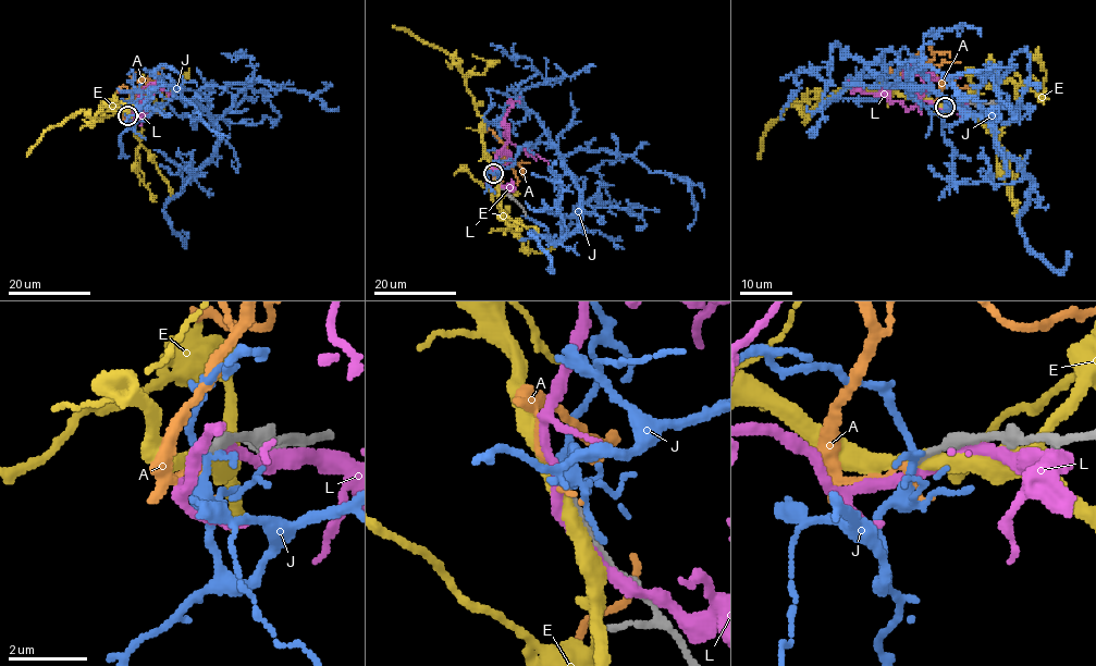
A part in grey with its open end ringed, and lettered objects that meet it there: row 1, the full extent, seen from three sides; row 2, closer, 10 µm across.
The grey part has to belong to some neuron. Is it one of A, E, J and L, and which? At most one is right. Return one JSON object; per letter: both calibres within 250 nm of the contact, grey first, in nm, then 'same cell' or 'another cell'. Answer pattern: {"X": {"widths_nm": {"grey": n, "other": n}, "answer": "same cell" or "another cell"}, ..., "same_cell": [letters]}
{"A": {"widths_nm": {"grey": 150, "other": 120}, "answer": "another cell"}, "E": {"widths_nm": {"grey": 280, "other": 360}, "answer": "another cell"}, "J": {"widths_nm": {"grey": 190, "other": 180}, "answer": "another cell"}, "L": {"widths_nm": {"grey": 160, "other": 240}, "answer": "another cell"}, "same_cell": []}

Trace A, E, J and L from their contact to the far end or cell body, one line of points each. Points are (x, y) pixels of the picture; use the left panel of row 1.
A: (128, 114), (125, 116), (126, 108), (139, 87), (138, 82), (140, 84), (128, 90), (121, 86), (118, 91)
E: (128, 113), (117, 107), (118, 102), (105, 100), (94, 121), (78, 111), (49, 126), (26, 157)
J: (128, 114), (134, 126), (185, 98), (213, 121), (217, 150), (168, 202), (164, 216), (184, 246), (181, 232)
L: (127, 115), (131, 111), (139, 118), (143, 111), (137, 96), (152, 83), (183, 90)

